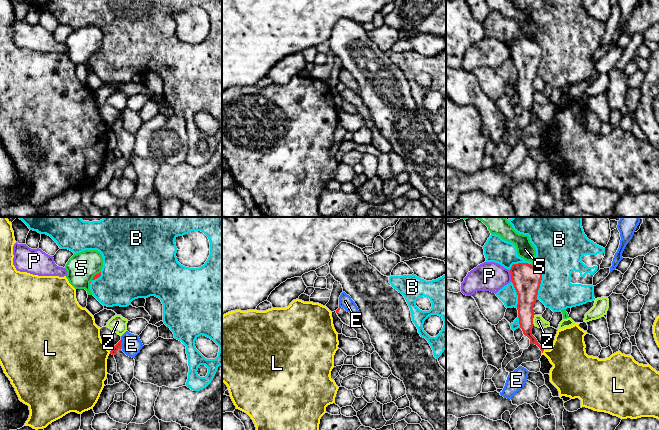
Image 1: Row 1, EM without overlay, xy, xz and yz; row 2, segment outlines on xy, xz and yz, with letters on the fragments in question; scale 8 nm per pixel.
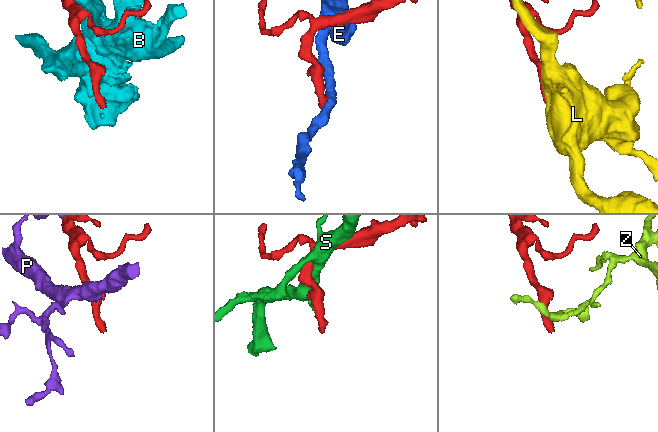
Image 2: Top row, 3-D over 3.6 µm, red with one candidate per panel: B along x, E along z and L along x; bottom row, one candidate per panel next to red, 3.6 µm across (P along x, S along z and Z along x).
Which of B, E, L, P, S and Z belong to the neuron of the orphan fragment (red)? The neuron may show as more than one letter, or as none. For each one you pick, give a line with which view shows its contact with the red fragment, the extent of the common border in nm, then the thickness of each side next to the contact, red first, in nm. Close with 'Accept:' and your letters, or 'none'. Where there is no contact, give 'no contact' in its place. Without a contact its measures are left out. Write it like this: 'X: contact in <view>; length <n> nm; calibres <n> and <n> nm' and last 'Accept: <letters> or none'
Accept: none

